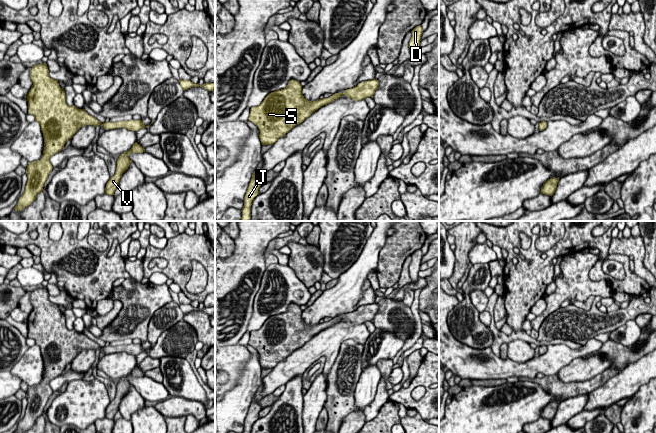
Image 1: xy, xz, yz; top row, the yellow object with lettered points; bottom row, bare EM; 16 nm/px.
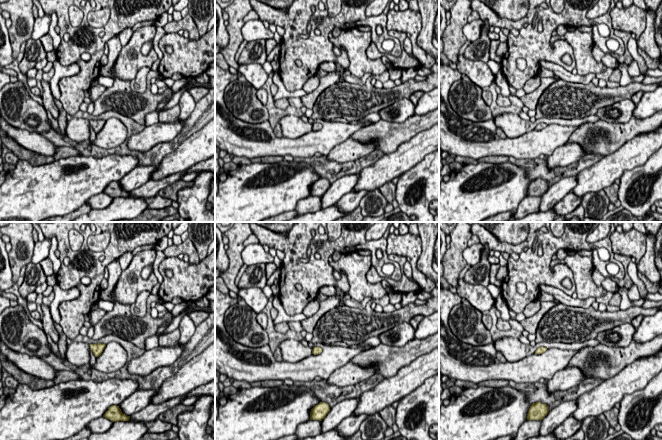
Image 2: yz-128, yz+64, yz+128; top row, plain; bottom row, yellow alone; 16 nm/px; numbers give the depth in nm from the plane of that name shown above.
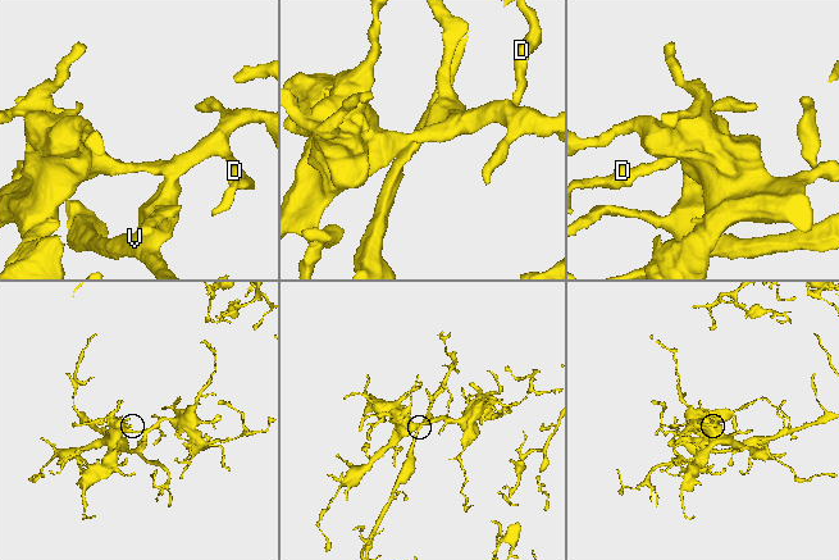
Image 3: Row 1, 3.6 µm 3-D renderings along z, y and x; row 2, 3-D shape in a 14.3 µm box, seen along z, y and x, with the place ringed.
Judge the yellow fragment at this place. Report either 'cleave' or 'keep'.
keep

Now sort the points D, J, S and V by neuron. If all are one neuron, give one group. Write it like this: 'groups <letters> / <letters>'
groups D J S V

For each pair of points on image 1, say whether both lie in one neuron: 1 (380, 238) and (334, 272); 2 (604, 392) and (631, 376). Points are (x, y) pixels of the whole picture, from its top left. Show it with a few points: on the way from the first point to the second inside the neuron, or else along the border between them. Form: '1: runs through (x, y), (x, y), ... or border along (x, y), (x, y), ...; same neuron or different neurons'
1: border along (371, 232), (360, 255), (345, 271); different neurons
2: runs through (611, 392), (624, 383); same neuron

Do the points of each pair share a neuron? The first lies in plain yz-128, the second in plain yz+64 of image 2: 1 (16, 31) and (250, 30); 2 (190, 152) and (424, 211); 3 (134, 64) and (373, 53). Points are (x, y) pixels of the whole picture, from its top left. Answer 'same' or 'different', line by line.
1: different
2: different
3: different

